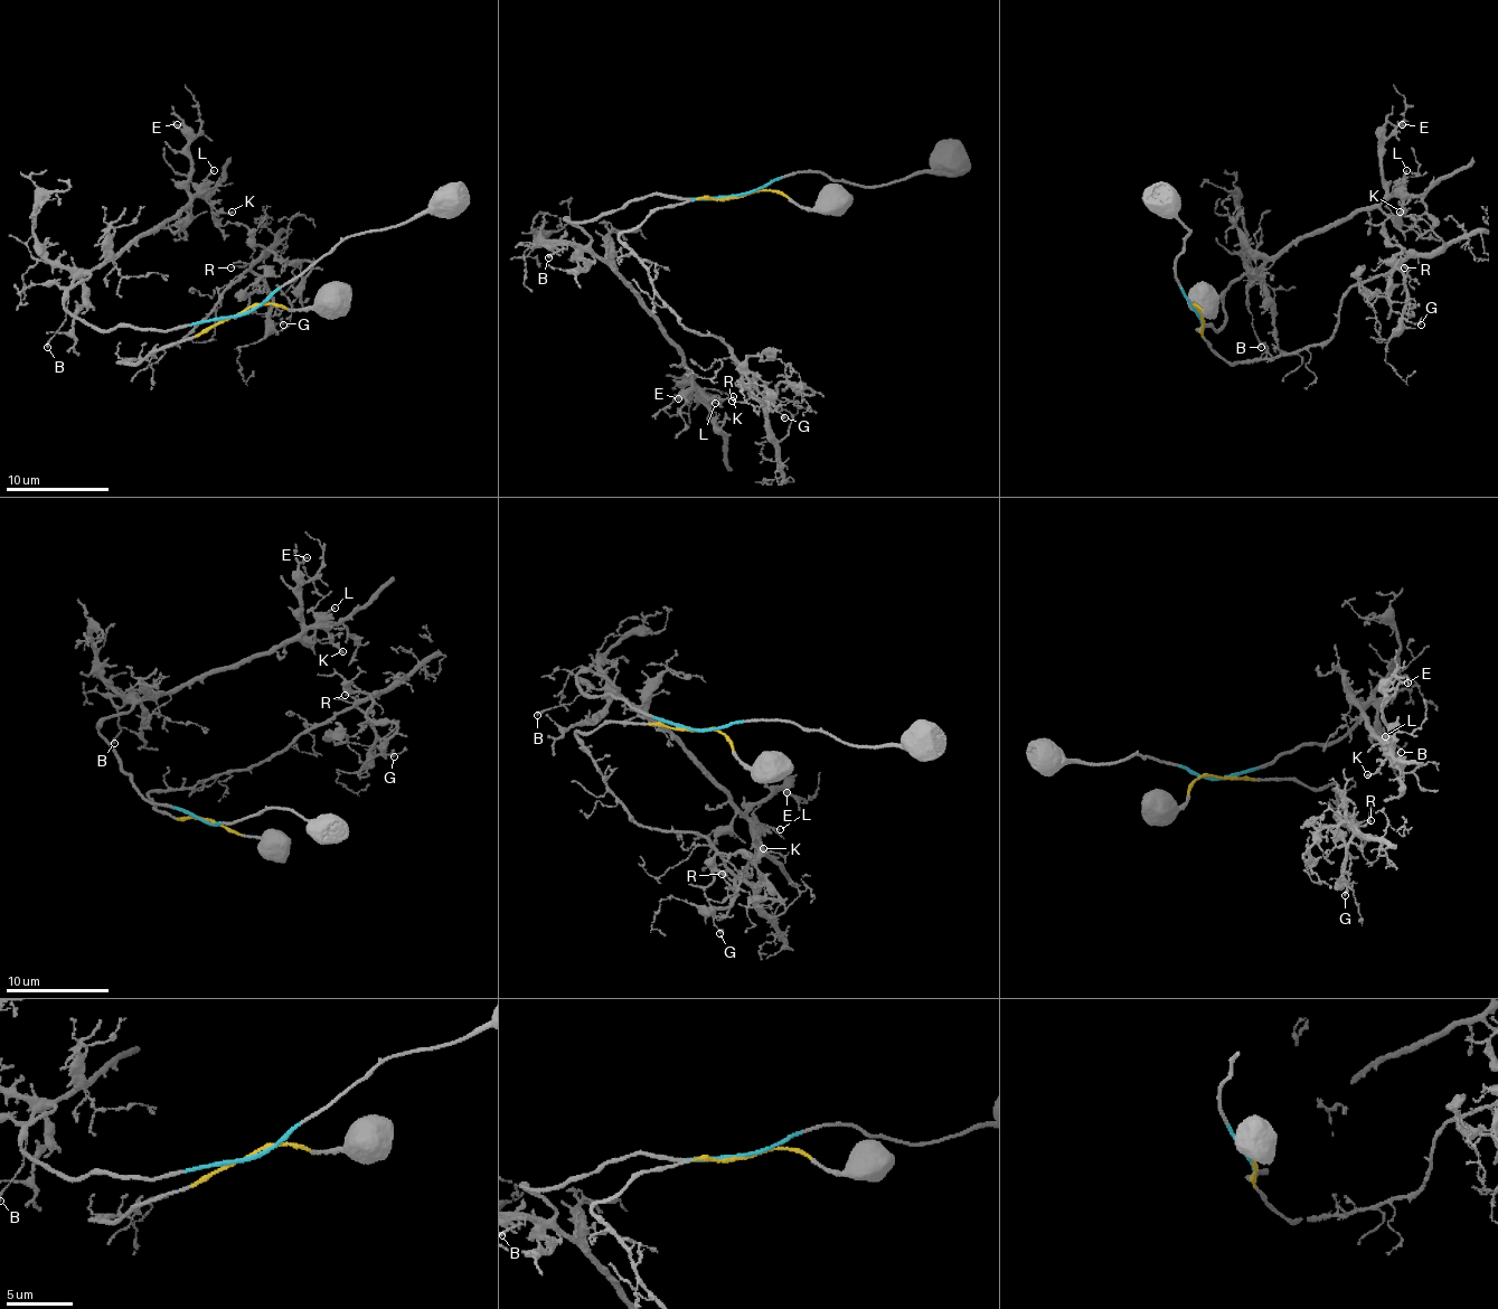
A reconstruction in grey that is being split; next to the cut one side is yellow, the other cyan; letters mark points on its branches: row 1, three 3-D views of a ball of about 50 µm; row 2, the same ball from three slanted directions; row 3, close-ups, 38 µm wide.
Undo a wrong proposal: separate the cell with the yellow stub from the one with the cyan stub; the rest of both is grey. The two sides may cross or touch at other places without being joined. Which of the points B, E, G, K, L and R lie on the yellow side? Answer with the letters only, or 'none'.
G, R

